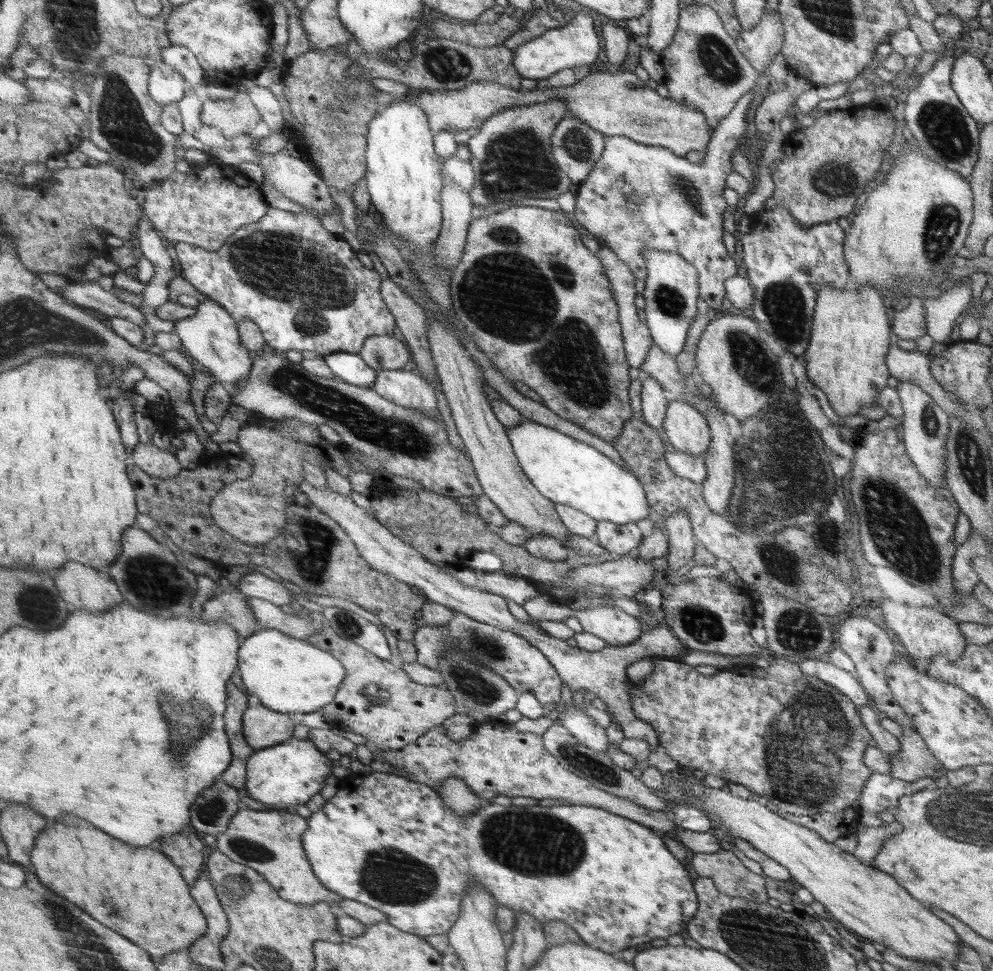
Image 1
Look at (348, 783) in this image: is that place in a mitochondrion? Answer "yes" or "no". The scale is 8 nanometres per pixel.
no

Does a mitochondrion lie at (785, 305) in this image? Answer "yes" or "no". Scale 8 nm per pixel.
yes

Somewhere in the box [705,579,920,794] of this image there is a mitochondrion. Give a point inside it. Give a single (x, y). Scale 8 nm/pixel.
(797, 630)

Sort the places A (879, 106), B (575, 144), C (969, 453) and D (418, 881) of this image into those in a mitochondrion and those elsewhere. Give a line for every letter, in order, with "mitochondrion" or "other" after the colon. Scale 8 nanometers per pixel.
A: other
B: mitochondrion
C: mitochondrion
D: mitochondrion

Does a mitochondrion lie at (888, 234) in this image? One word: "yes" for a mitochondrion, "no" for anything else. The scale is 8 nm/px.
no

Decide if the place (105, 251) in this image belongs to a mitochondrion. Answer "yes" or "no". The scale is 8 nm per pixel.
no

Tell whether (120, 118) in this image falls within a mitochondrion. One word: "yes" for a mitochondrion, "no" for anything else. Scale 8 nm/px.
yes

